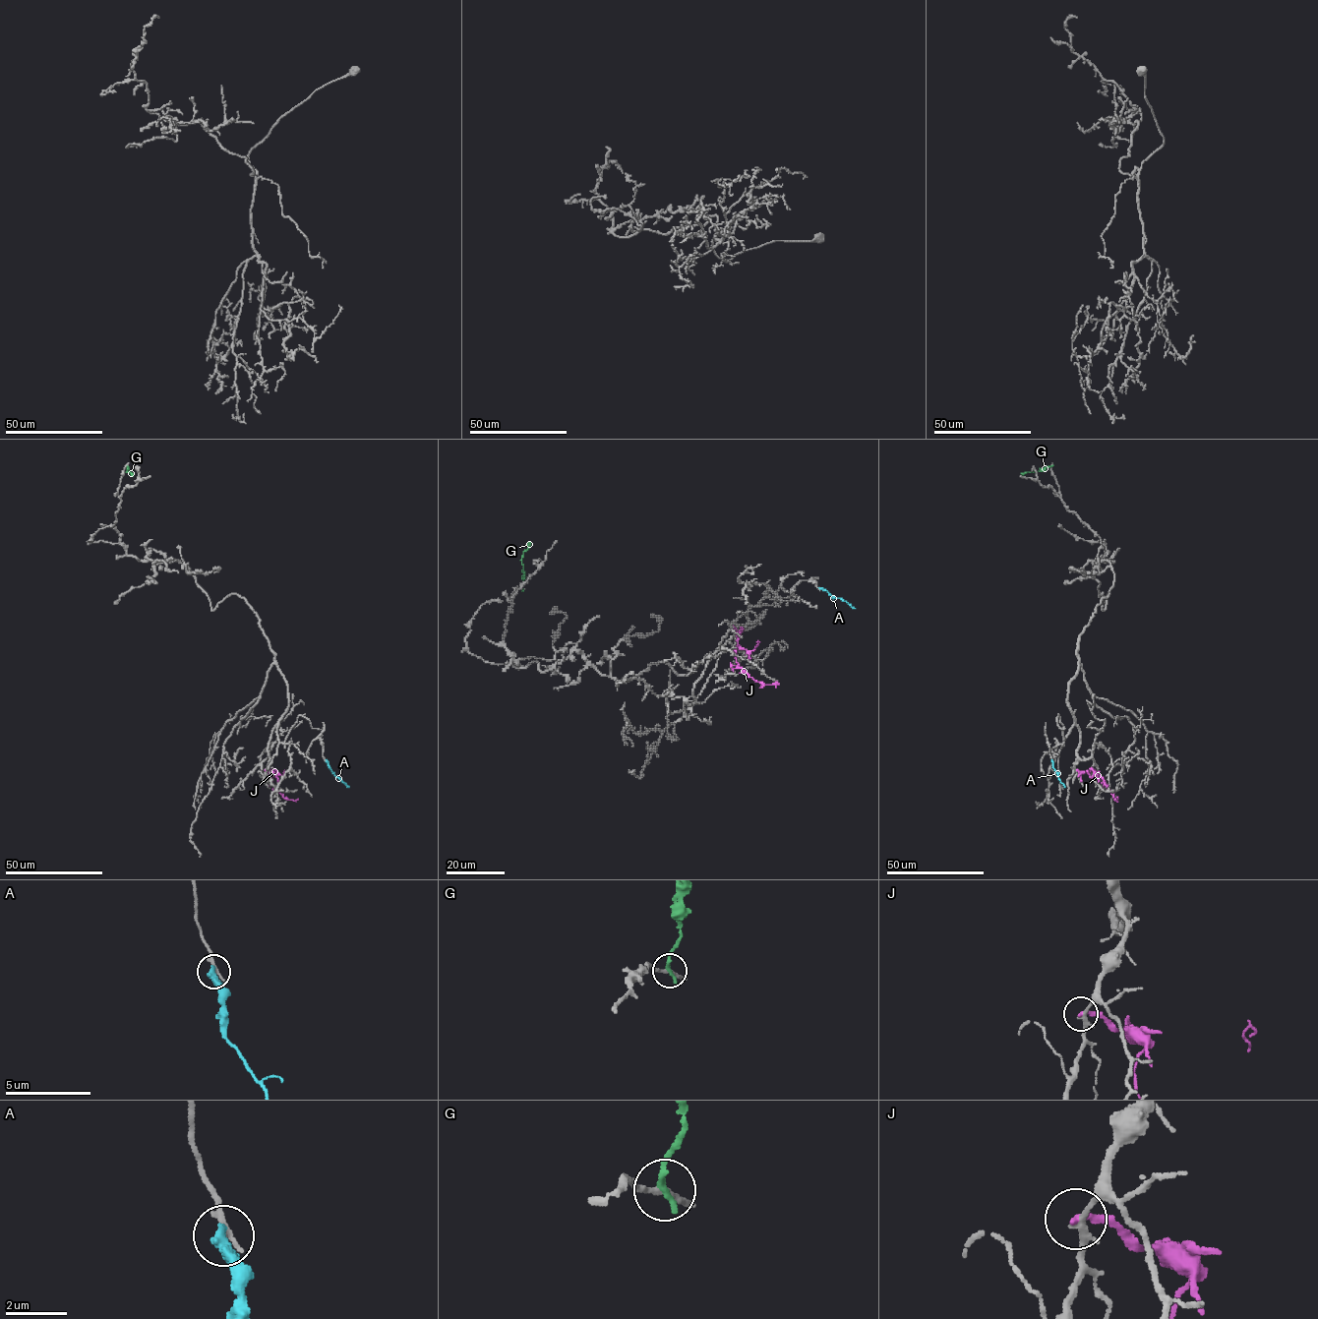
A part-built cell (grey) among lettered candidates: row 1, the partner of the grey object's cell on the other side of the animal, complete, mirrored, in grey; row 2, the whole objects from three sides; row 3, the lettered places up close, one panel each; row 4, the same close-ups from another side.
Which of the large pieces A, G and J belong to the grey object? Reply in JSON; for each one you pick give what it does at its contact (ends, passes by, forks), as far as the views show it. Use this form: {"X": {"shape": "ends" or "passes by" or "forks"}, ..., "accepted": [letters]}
{"accepted": []}

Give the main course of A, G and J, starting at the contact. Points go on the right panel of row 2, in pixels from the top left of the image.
A: (1051, 760), (1057, 778), (1065, 787)
G: (1051, 465), (1021, 475)
J: (1076, 770), (1093, 769), (1115, 799)

